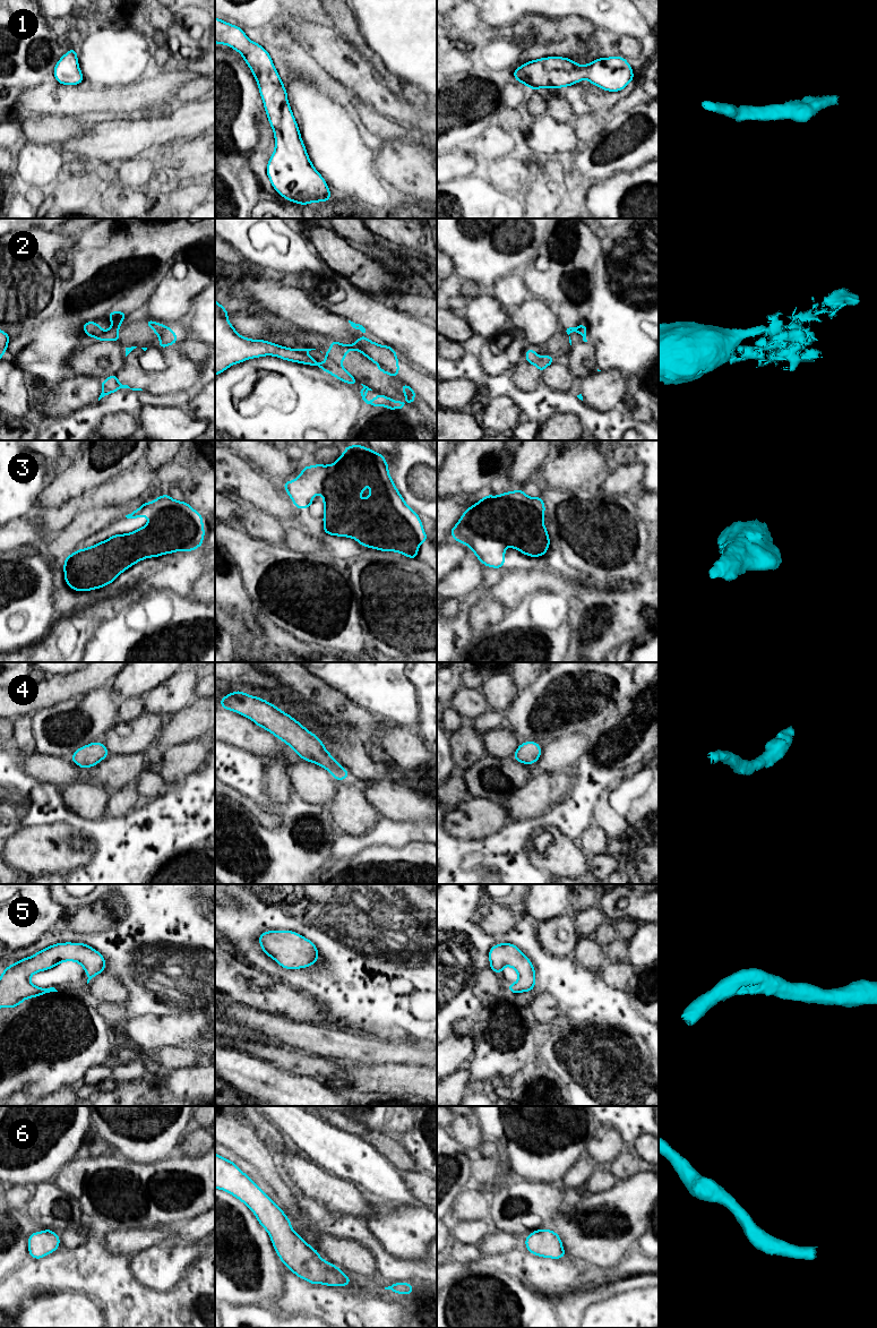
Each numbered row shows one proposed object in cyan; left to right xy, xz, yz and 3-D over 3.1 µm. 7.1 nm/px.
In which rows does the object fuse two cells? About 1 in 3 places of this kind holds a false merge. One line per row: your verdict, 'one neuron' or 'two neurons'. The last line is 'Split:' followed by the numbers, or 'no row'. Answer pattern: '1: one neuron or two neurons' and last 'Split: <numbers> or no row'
1: one neuron
2: two neurons
3: one neuron
4: one neuron
5: one neuron
6: one neuron
Split: 2

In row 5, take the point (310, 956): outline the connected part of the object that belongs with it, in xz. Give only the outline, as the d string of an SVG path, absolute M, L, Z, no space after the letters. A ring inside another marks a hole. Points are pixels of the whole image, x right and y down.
M267 931L258 939L265 954L286 969L306 968L318 959L316 945L291 931Z

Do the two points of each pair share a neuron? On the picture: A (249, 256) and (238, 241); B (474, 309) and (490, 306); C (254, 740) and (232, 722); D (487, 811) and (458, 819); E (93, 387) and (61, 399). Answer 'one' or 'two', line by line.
A: one
B: one
C: one
D: one
E: one

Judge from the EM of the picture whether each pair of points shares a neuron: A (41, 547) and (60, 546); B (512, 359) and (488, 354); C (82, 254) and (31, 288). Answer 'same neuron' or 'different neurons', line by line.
A: same neuron
B: same neuron
C: different neurons

